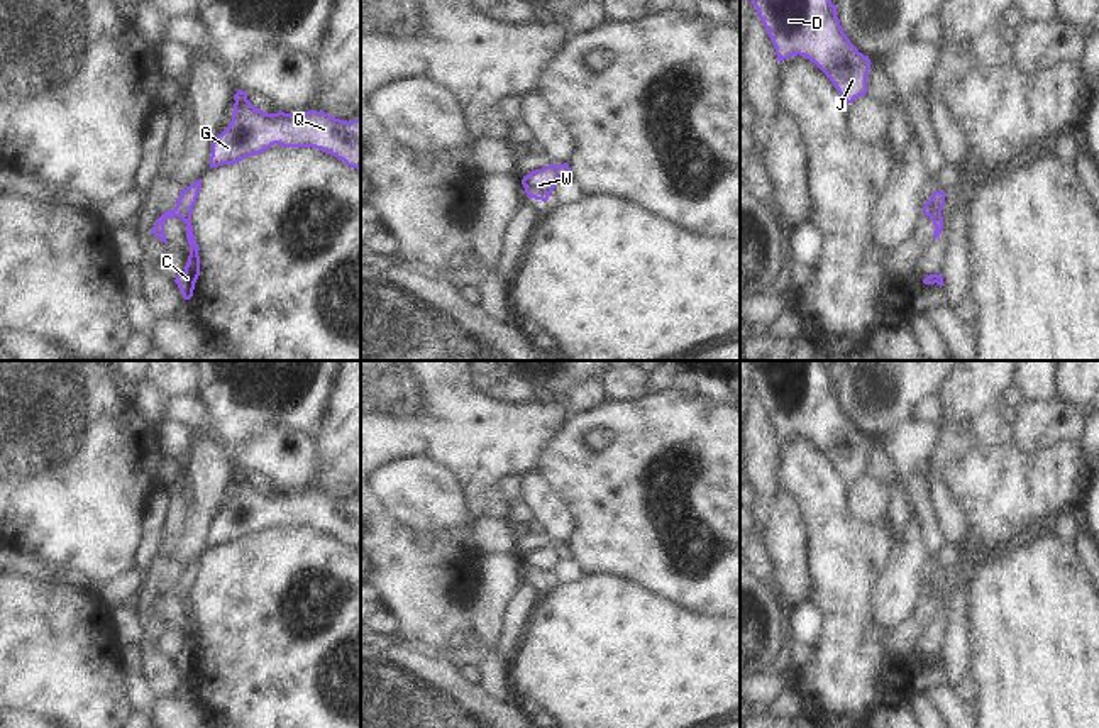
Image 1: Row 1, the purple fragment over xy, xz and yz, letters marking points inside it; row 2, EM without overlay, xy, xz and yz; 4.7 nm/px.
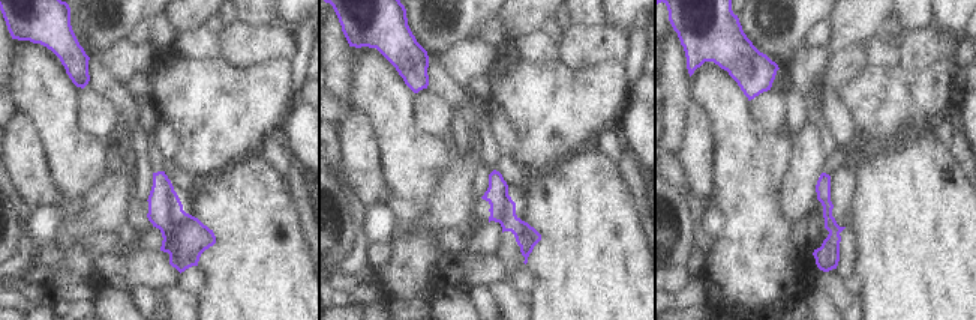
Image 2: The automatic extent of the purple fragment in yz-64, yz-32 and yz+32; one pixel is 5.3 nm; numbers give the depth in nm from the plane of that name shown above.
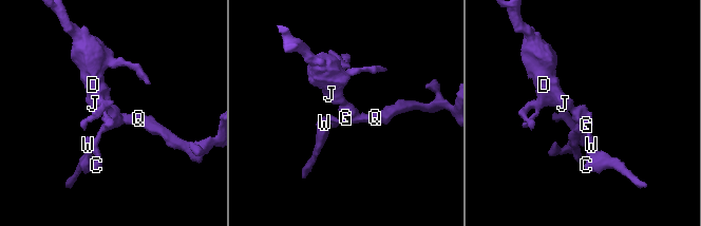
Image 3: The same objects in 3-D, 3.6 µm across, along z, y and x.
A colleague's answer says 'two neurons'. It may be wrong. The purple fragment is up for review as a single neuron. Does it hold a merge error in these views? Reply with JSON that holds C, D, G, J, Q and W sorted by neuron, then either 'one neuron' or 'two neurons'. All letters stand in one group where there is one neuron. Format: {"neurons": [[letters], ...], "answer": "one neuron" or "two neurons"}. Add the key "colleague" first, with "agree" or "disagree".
{"colleague": "agree", "neurons": [["C", "D", "G", "J", "Q"], ["W"]], "answer": "two neurons"}

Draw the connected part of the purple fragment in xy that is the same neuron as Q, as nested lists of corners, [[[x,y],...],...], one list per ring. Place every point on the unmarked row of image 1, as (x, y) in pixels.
[[[242,469],[234,479],[230,505],[212,521],[210,547],[235,543],[279,523],[315,527],[361,550],[361,498],[347,501],[317,489],[266,493]]]

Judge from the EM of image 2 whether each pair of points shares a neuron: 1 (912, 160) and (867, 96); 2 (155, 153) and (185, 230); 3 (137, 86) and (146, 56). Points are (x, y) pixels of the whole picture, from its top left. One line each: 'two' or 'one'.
1: two
2: one
3: two

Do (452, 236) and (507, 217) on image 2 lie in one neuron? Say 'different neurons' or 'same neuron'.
same neuron

